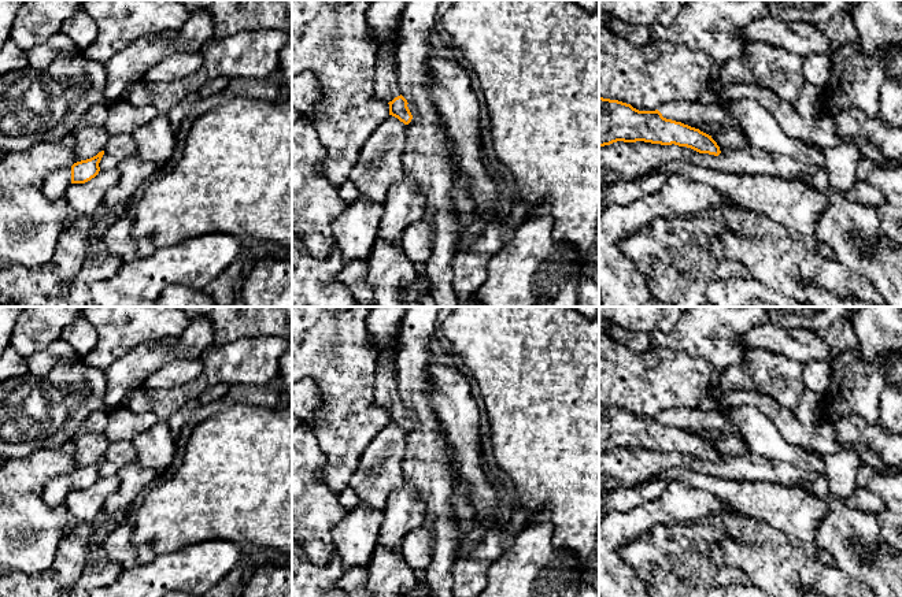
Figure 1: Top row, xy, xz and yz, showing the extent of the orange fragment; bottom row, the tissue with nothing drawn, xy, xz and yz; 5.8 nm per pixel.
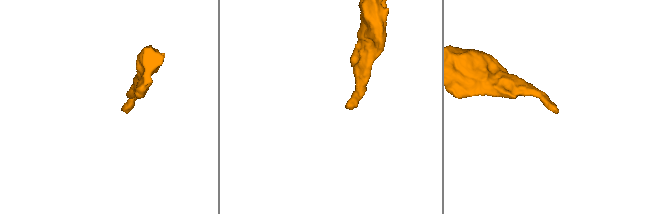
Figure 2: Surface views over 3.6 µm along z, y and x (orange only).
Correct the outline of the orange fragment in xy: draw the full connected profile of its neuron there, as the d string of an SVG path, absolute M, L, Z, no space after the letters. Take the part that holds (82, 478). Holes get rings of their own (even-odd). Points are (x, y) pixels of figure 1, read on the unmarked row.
M104 457L90 466L77 468L71 474L52 478L42 493L45 504L51 508L66 507L66 498L71 490L85 490L99 481L103 461Z

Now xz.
M398 346L388 348L377 360L374 374L373 404L389 411L389 422L409 431L413 422L407 414L407 407L402 403L396 381Z

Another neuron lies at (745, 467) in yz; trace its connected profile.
M617 448L599 453L599 489L614 492L620 487L629 487L674 468L691 468L706 475L738 481L768 481L785 486L820 478L818 474L802 471L792 464L753 453L720 455L720 457L721 460L714 463L674 450Z

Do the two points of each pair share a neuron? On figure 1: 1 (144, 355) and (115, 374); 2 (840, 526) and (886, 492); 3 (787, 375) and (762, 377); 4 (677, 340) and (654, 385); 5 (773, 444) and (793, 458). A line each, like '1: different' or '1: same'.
1: same
2: different
3: same
4: different
5: same

